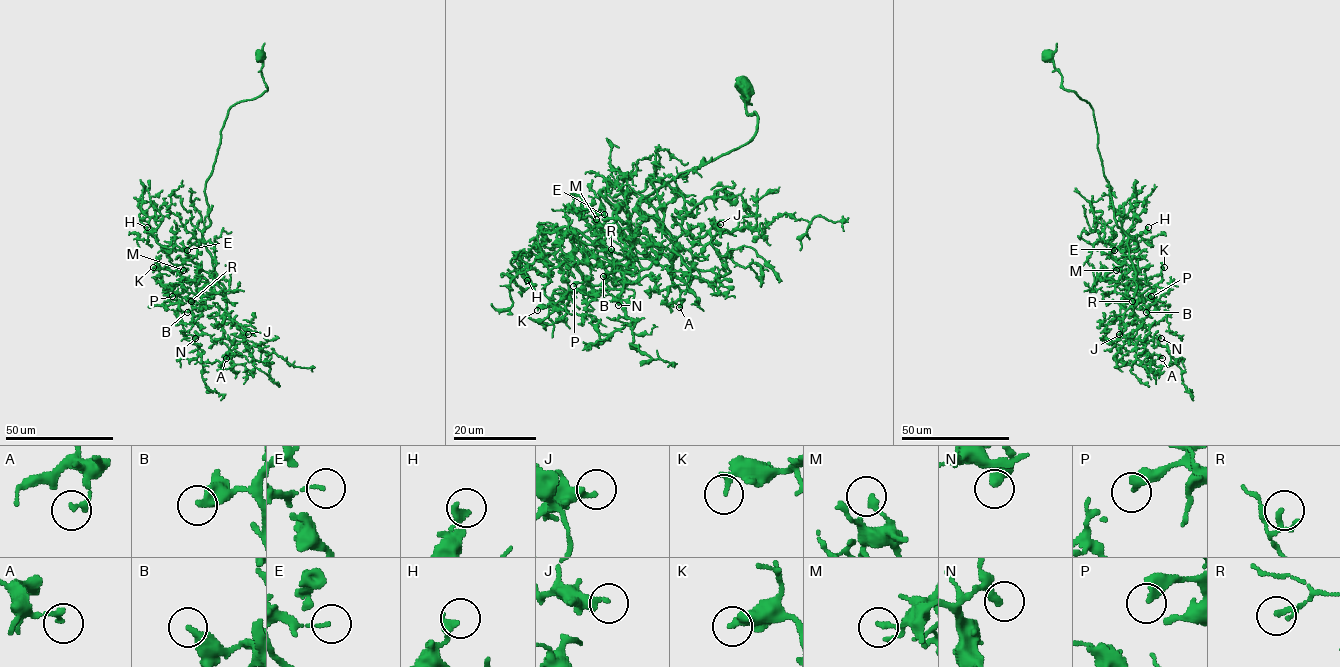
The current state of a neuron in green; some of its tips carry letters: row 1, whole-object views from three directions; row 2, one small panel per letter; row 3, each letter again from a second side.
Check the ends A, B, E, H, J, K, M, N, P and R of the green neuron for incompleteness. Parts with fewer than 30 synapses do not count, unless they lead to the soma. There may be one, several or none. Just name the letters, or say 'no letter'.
no letter

